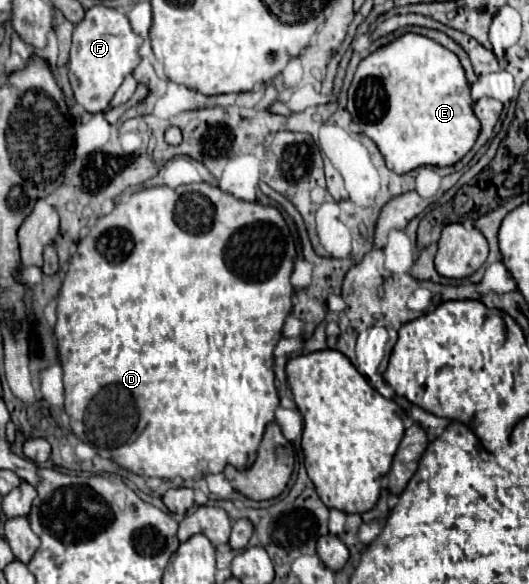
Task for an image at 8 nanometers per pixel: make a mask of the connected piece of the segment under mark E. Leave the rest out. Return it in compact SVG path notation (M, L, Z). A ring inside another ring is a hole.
M404 33L360 61L348 89L348 113L376 143L386 167L398 175L424 165L458 163L480 133L460 59L440 43L416 33Z

